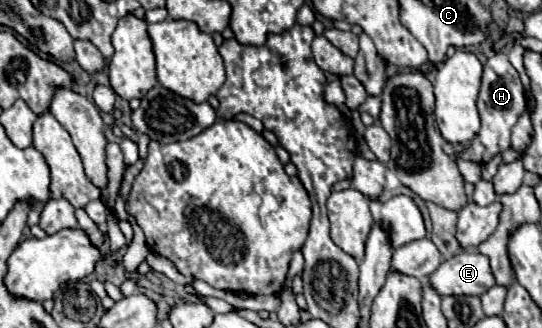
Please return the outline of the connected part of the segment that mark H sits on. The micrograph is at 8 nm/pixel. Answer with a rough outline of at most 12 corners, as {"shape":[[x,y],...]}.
{"shape":[[505,53],[483,67],[481,129],[459,159],[479,165],[511,147],[525,111],[519,73]]}

